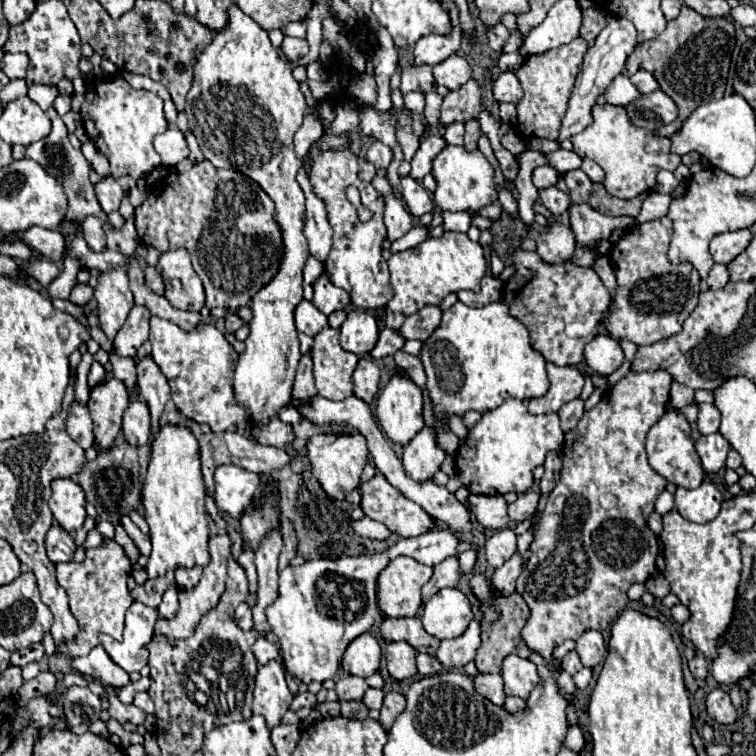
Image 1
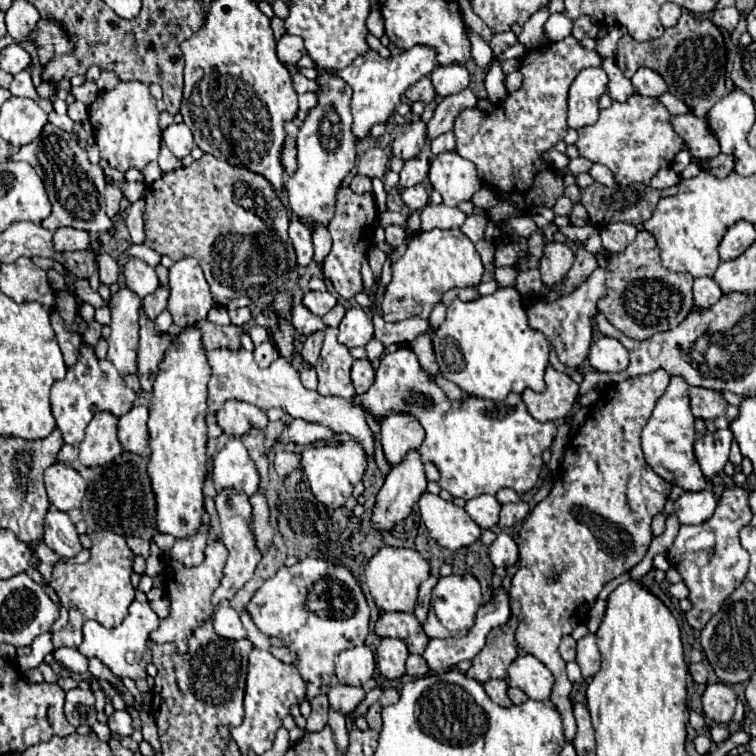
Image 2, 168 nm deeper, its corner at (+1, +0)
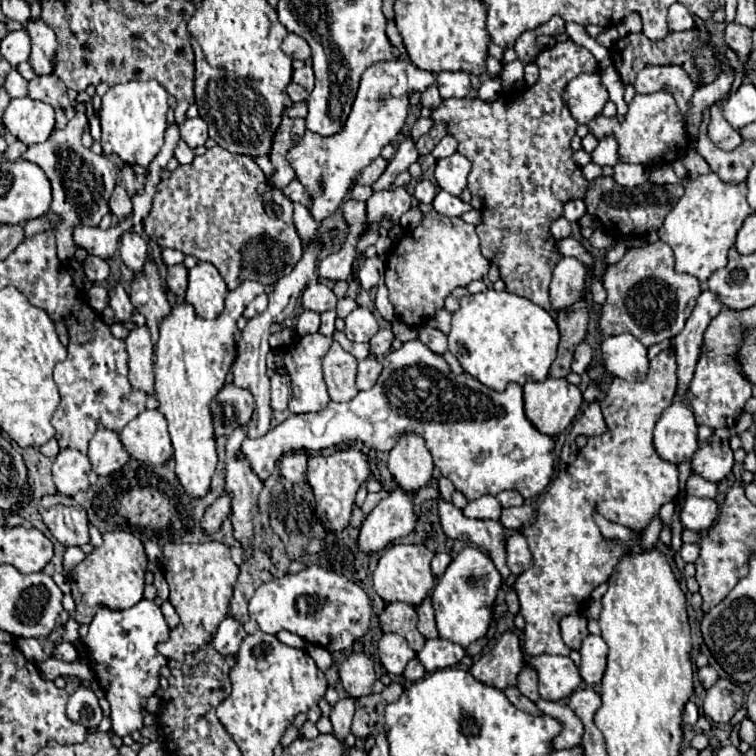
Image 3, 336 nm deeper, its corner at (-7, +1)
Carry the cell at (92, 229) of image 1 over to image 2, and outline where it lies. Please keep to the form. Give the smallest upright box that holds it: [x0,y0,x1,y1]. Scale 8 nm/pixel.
[97,252,119,286]

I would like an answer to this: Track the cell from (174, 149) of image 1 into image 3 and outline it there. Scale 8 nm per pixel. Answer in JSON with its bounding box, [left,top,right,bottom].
[179,117,209,147]

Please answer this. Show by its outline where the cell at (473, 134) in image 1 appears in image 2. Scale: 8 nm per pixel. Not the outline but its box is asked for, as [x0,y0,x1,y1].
[453,36,601,212]

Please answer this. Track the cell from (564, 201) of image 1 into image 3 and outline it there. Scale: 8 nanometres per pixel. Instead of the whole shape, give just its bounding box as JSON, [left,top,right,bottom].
[563,199,585,221]

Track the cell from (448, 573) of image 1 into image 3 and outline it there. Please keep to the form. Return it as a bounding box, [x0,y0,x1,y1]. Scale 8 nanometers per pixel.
[417,597,437,639]

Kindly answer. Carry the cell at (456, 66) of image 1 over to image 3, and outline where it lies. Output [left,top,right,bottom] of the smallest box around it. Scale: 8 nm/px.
[437,71,471,99]

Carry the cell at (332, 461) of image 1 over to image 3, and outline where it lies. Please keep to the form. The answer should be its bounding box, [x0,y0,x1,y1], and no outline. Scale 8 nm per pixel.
[307,449,369,531]

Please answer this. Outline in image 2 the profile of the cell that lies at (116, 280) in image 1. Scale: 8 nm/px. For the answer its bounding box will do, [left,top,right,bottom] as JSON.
[107,288,141,376]

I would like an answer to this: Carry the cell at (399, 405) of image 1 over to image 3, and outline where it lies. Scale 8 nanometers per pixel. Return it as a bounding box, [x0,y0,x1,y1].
[389,433,433,491]

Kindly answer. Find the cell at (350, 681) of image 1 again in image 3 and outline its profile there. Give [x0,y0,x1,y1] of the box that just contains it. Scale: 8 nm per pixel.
[331,697,355,741]

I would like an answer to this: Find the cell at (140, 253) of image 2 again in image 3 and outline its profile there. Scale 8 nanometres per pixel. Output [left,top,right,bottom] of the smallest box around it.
[159,249,183,267]

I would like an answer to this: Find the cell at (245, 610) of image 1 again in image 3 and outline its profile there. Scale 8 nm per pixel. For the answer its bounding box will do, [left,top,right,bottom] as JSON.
[213,615,247,655]

